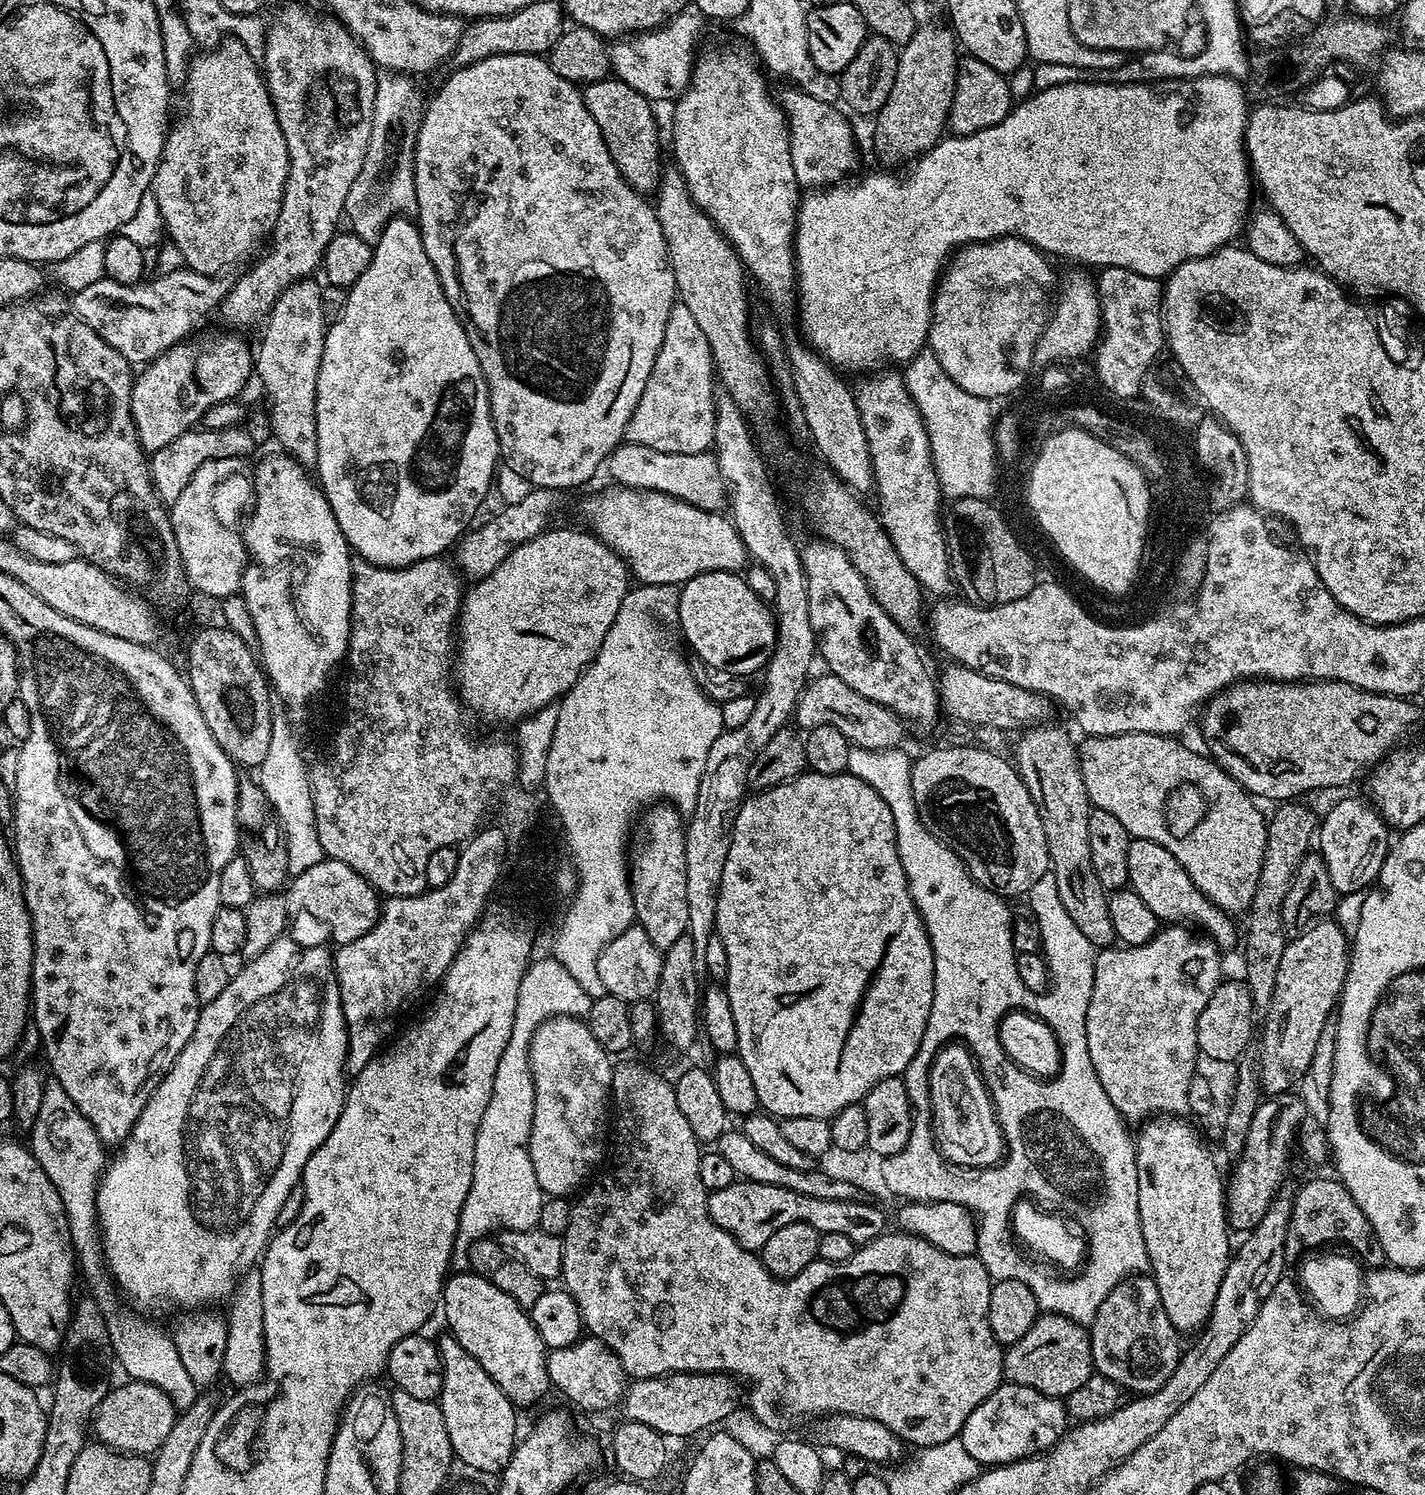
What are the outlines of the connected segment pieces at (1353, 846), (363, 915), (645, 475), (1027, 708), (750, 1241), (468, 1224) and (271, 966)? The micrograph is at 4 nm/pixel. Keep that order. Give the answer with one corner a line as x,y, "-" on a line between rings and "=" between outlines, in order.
1348,796
1345,800
1338,801
1322,816
1318,824
1318,851
1326,862
1326,870
1330,870
1330,882
1334,882
1336,891
1340,894
1360,894
1369,886
1375,885
1384,859
1388,857
1389,825
1371,803
1361,800
=
327,858
310,866
310,870
295,873
287,885
286,895
293,909
301,908
309,912
318,923
328,927
333,945
336,946
354,942
354,938
362,938
362,934
376,925
382,907
381,897
372,884
362,878
362,874
346,866
346,862
=
621,443
615,448
606,461
606,472
613,476
617,485
625,488
646,488
655,492
665,492
667,496
676,496
685,500
687,504
698,506
707,512
720,512
729,503
730,493
724,483
724,474
720,469
720,463
711,451
698,452
696,454
666,454
662,450
650,450
650,446
638,446
637,444
=
955,662
949,665
949,668
941,670
940,676
938,672
940,707
961,725
981,724
984,728
1001,728
1002,731
1008,732
1011,728
1020,730
1025,726
1046,724
1053,719
1054,702
1041,692
1031,692
1022,686
1002,682
998,678
965,668
=
740,1180
730,1186
726,1186
726,1190
710,1192
708,1194
708,1209
710,1210
710,1218
714,1218
714,1222
718,1226
722,1226
722,1230
729,1232
742,1247
749,1248
751,1252
759,1253
760,1248
766,1246
766,1238
770,1238
770,1234
774,1234
774,1230
782,1230
782,1226
786,1226
790,1222
798,1222
799,1220
814,1226
820,1233
847,1234
857,1246
867,1244
874,1237
884,1235
886,1225
884,1225
883,1210
875,1208
872,1204
863,1204
862,1200
860,1198
855,1200
810,1198
809,1196
798,1194
794,1190
786,1190
782,1186
766,1186
758,1182
=
555,958
547,959
533,959
518,986
518,1006
514,1026
510,1030
510,1042
506,1042
506,1050
502,1050
502,1058
498,1058
498,1070
494,1070
494,1090
490,1090
490,1102
486,1105
486,1114
482,1114
476,1135
474,1178
470,1194
466,1194
466,1202
462,1206
456,1245
452,1251
451,1267
456,1270
468,1268
467,1254
475,1240
483,1240
497,1230
534,1228
540,1222
546,1194
538,1186
528,1149
536,1093
528,1061
530,1042
542,1022
552,1016
587,1017
593,1001
593,997
588,996
578,982
574,982
566,966
559,964
=
281,936
262,954
247,961
243,965
245,968
229,979
226,990
222,990
214,1002
201,1007
190,1042
186,1042
182,1054
178,1054
174,1066
148,1099
148,1105
131,1134
119,1145
117,1152
120,1153
107,1161
104,1175
100,1178
100,1186
96,1190
96,1214
104,1242
104,1258
108,1261
108,1271
117,1289
137,1309
176,1307
184,1308
180,1310
200,1310
205,1306
216,1306
219,1300
227,1301
241,1277
263,1257
268,1241
274,1235
278,1210
282,1210
286,1194
301,1183
310,1154
326,1142
330,1130
334,1130
342,1114
346,1095
348,1031
344,1025
334,956
324,948
300,949
290,936

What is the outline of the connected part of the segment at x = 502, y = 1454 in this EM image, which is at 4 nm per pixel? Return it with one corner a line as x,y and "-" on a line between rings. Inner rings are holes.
450,1334
439,1337
438,1347
444,1371
438,1403
442,1410
442,1419
446,1422
446,1434
450,1434
453,1457
459,1463
461,1460
466,1467
473,1468
476,1472
503,1473
518,1443
518,1435
516,1436
518,1409
516,1405
510,1402
510,1398
506,1398
506,1394
502,1394
502,1390
494,1382
494,1378
490,1378
490,1374
486,1374
486,1370
482,1370
482,1366
478,1366
478,1362
474,1362
474,1358
470,1358
470,1354
466,1354
466,1350
462,1350
460,1343

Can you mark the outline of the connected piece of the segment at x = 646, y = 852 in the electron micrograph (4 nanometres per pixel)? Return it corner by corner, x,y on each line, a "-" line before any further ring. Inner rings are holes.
667,802
651,805
639,817
634,843
630,848
628,882
632,885
635,923
646,930
646,938
650,938
650,942
661,950
674,946
674,942
688,932
685,825
682,818
680,822
679,815
681,813

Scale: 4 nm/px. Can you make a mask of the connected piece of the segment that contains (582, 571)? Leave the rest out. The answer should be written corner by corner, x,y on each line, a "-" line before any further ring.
549,527
547,530
539,532
533,540
527,540
524,544
513,548
510,555
493,572
475,581
471,585
472,588
469,587
465,591
460,602
458,647
454,652
454,688
460,697
461,705
469,713
477,712
482,719
489,720
492,724
515,725
524,717
539,711
540,708
559,701
565,692
572,689
574,682
583,674
588,663
598,654
598,650
606,638
606,630
610,630
610,626
614,626
614,618
618,618
618,606
622,606
622,598
626,598
630,587
630,573
627,564
622,557
614,554
614,550
610,550
597,536
593,536
591,531
579,532
576,528
556,527

